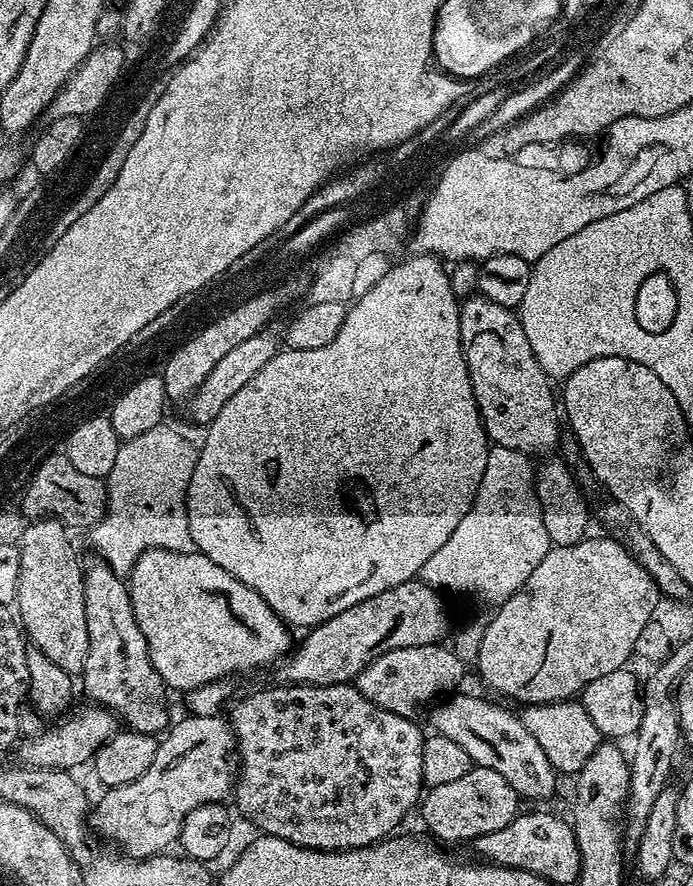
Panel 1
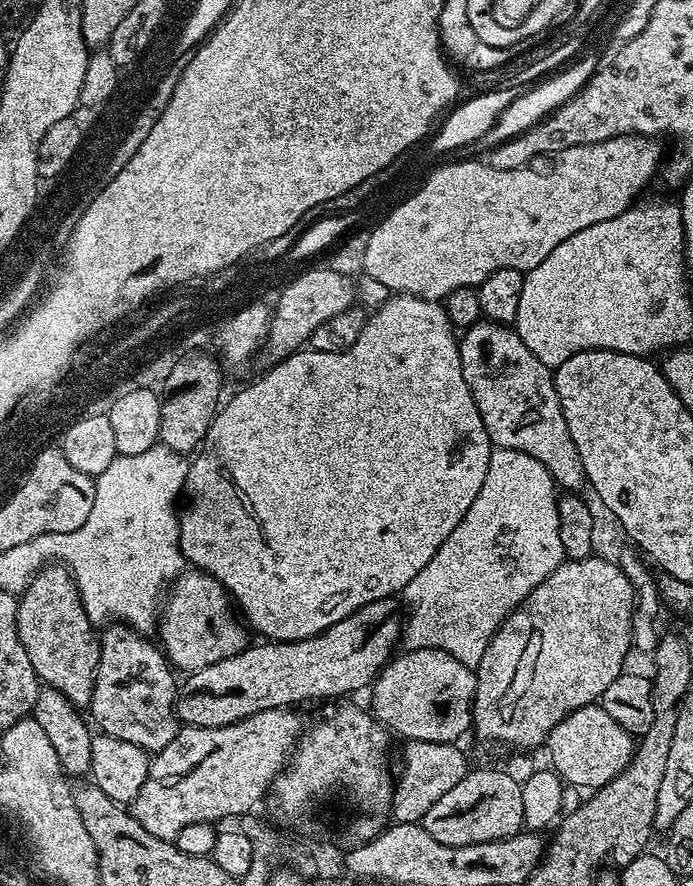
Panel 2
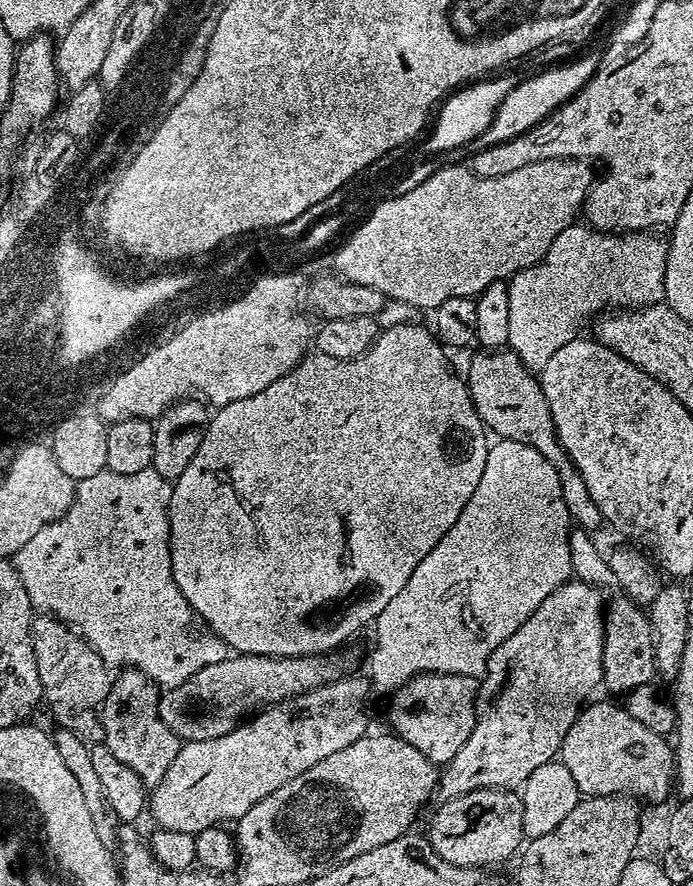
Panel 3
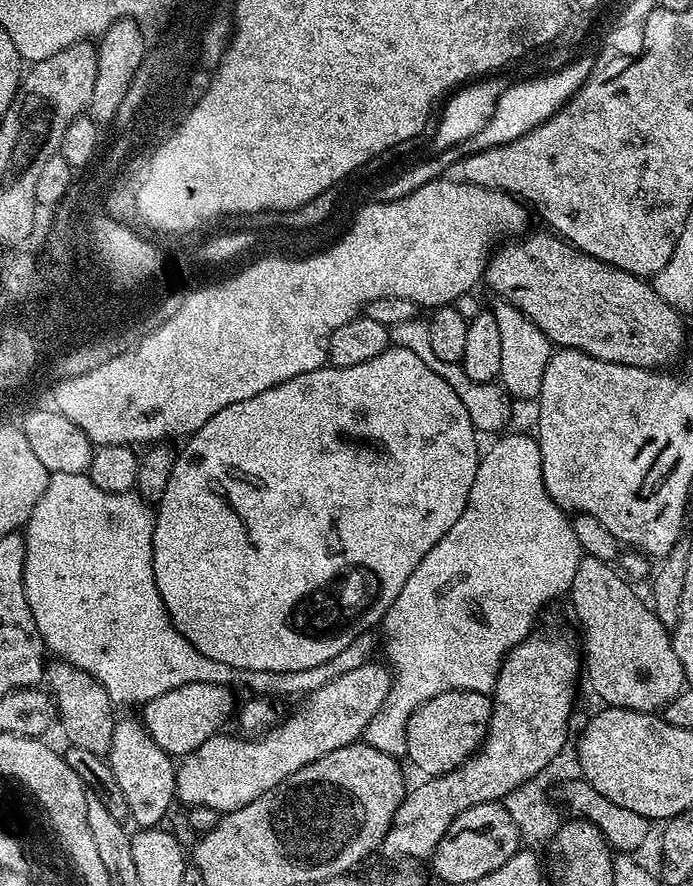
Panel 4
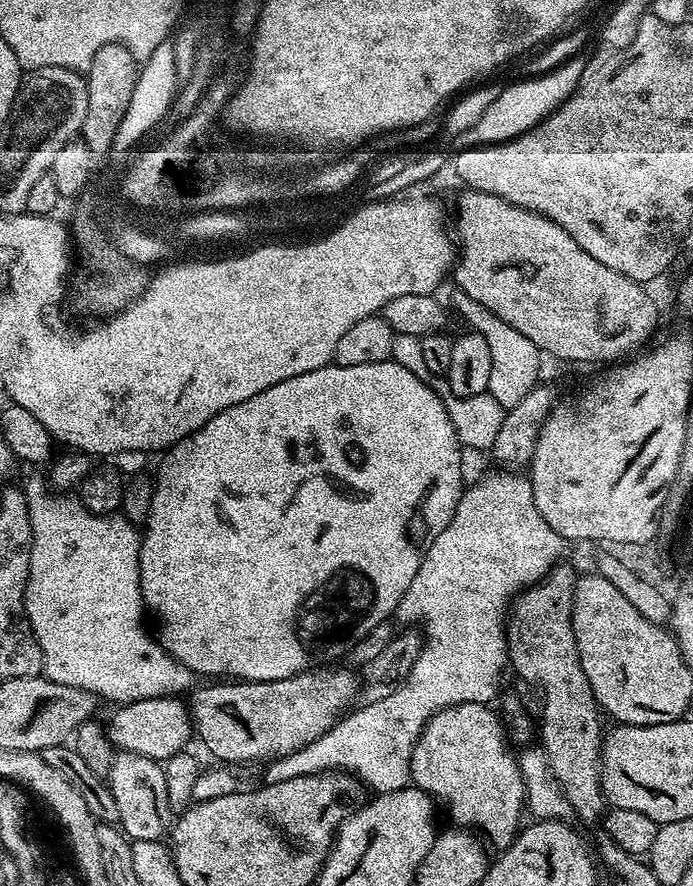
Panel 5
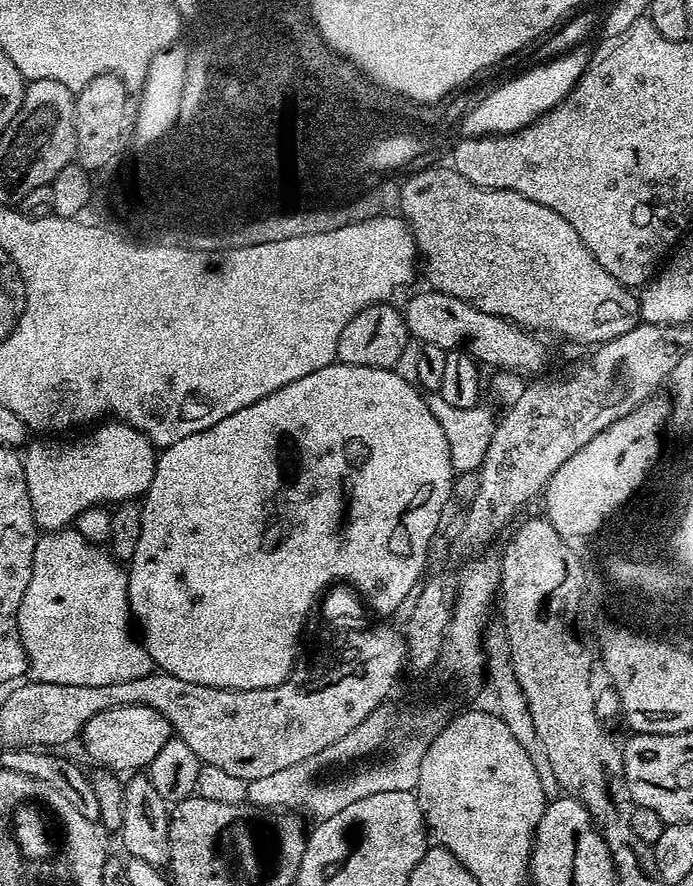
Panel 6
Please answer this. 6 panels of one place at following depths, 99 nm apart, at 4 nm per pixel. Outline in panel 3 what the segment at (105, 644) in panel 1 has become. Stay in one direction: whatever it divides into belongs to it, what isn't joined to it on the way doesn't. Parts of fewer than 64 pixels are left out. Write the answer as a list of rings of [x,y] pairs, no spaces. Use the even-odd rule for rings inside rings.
[[[126,668],[115,673],[110,690],[104,699],[104,705],[100,707],[100,725],[104,731],[103,747],[108,748],[110,754],[118,758],[118,762],[130,766],[130,770],[134,770],[134,774],[142,778],[145,789],[148,790],[155,788],[158,782],[162,782],[162,774],[166,774],[166,770],[174,766],[174,758],[178,758],[178,750],[182,743],[180,737],[174,734],[174,730],[170,730],[166,722],[162,722],[161,695],[161,689],[157,688],[156,683],[149,680],[146,674],[142,674],[136,668]]]

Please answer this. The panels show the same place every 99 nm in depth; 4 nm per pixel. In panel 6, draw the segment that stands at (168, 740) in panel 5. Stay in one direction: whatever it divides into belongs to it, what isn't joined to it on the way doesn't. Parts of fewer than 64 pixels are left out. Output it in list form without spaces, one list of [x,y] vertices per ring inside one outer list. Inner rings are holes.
[[[118,706],[118,710],[102,710],[86,722],[82,733],[84,748],[93,765],[117,774],[147,769],[162,746],[174,736],[170,722],[150,706]]]

